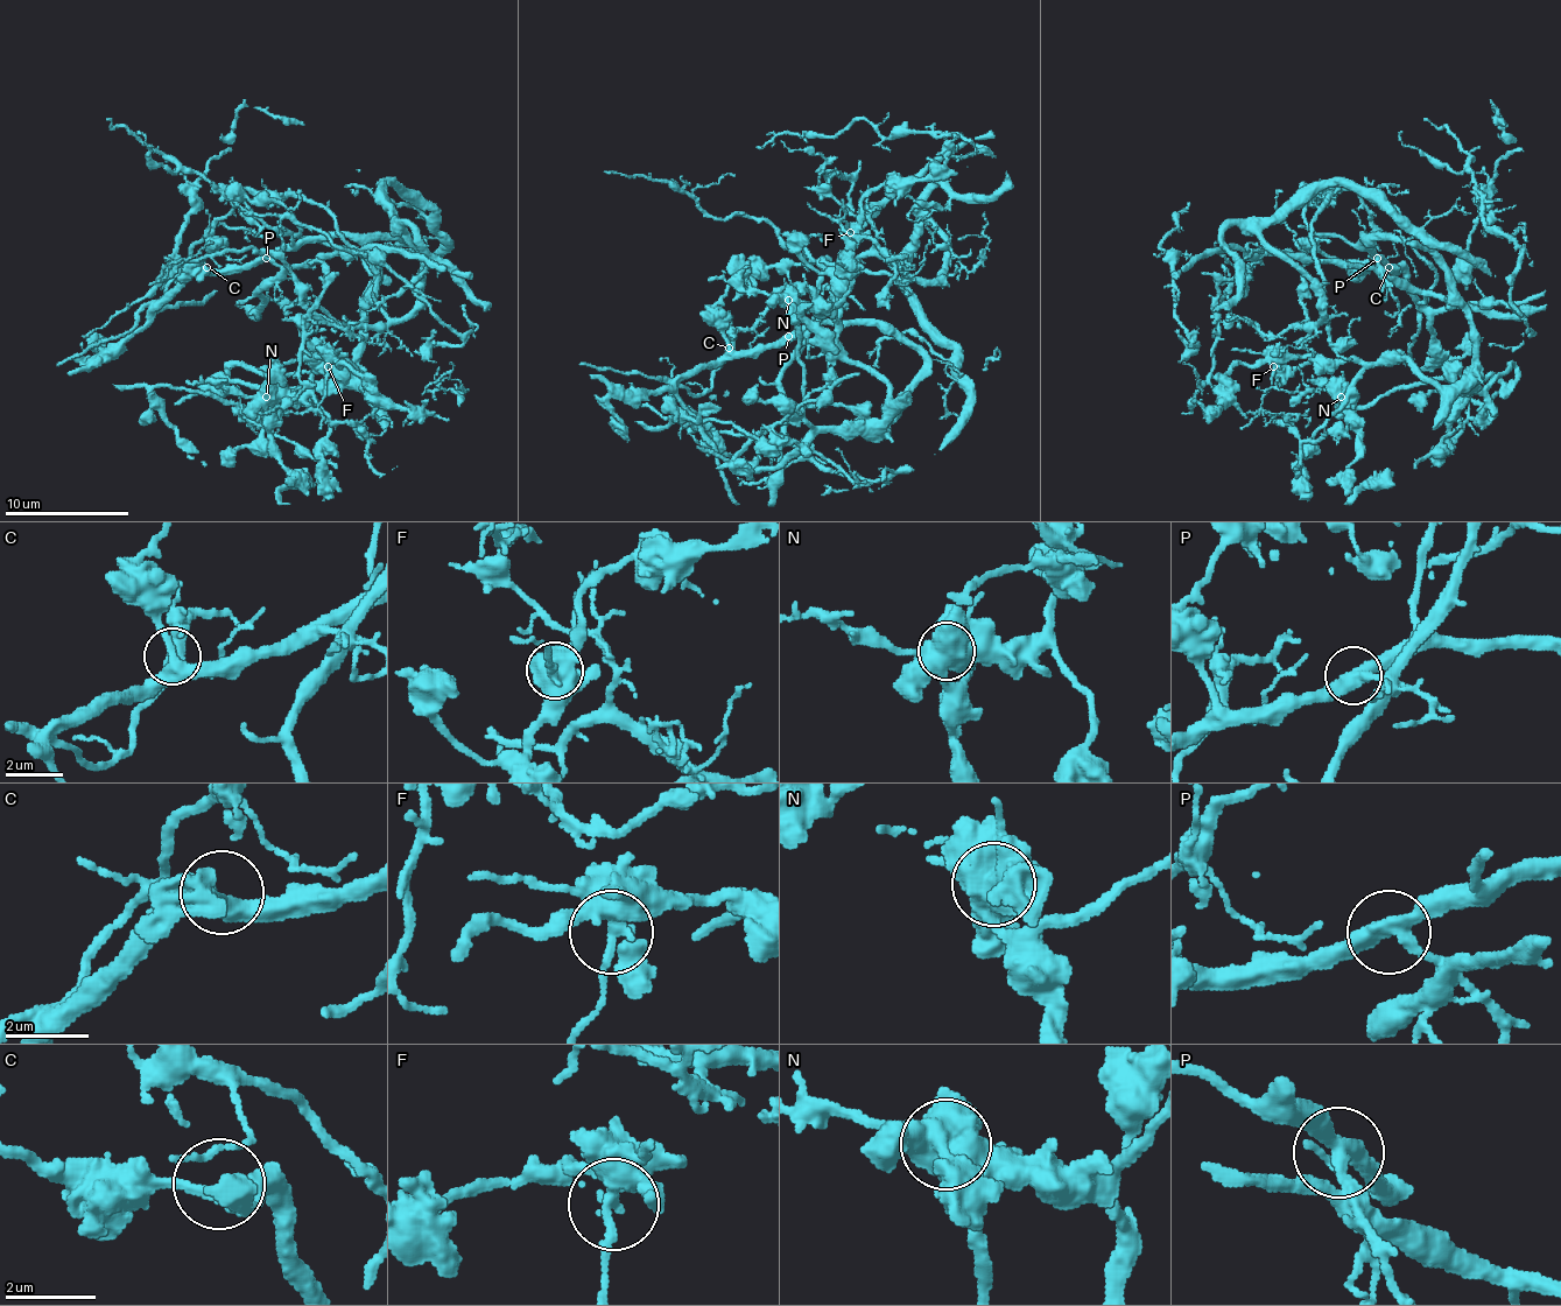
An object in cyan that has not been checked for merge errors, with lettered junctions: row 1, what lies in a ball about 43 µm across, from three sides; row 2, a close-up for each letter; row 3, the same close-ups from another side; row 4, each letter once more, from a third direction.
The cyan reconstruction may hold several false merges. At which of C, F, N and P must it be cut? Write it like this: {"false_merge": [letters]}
{"false_merge": ["N", "P"]}

